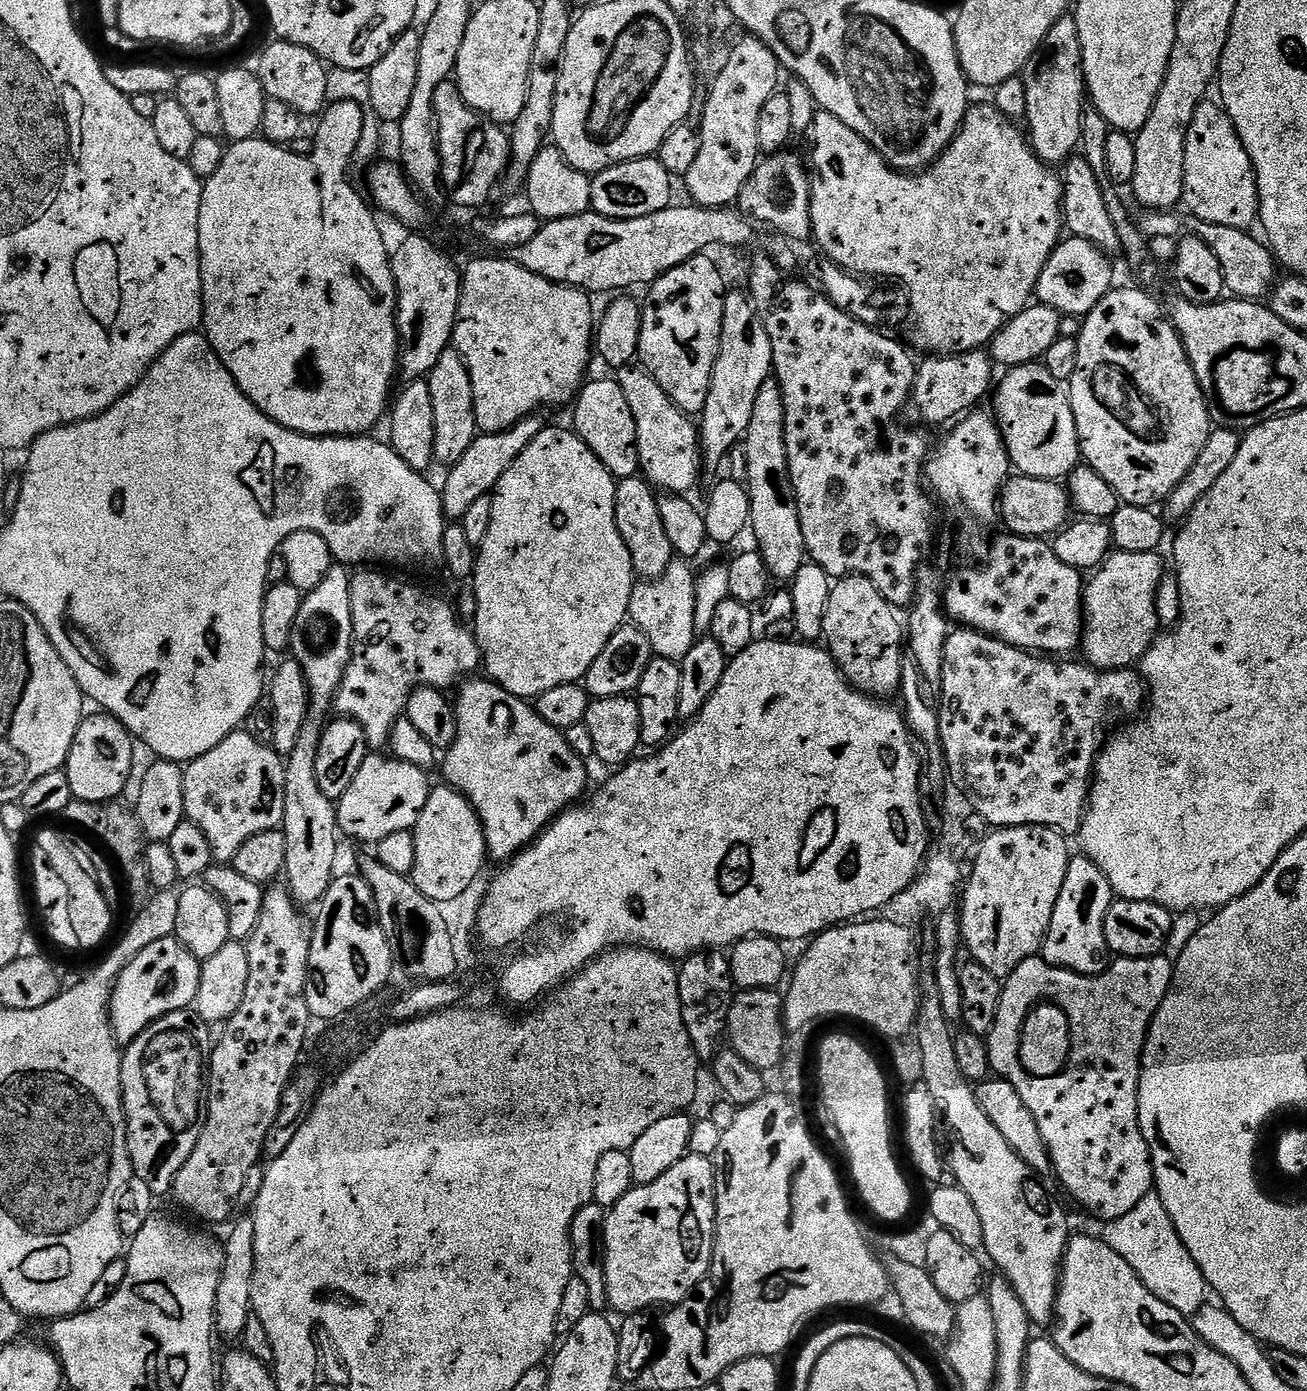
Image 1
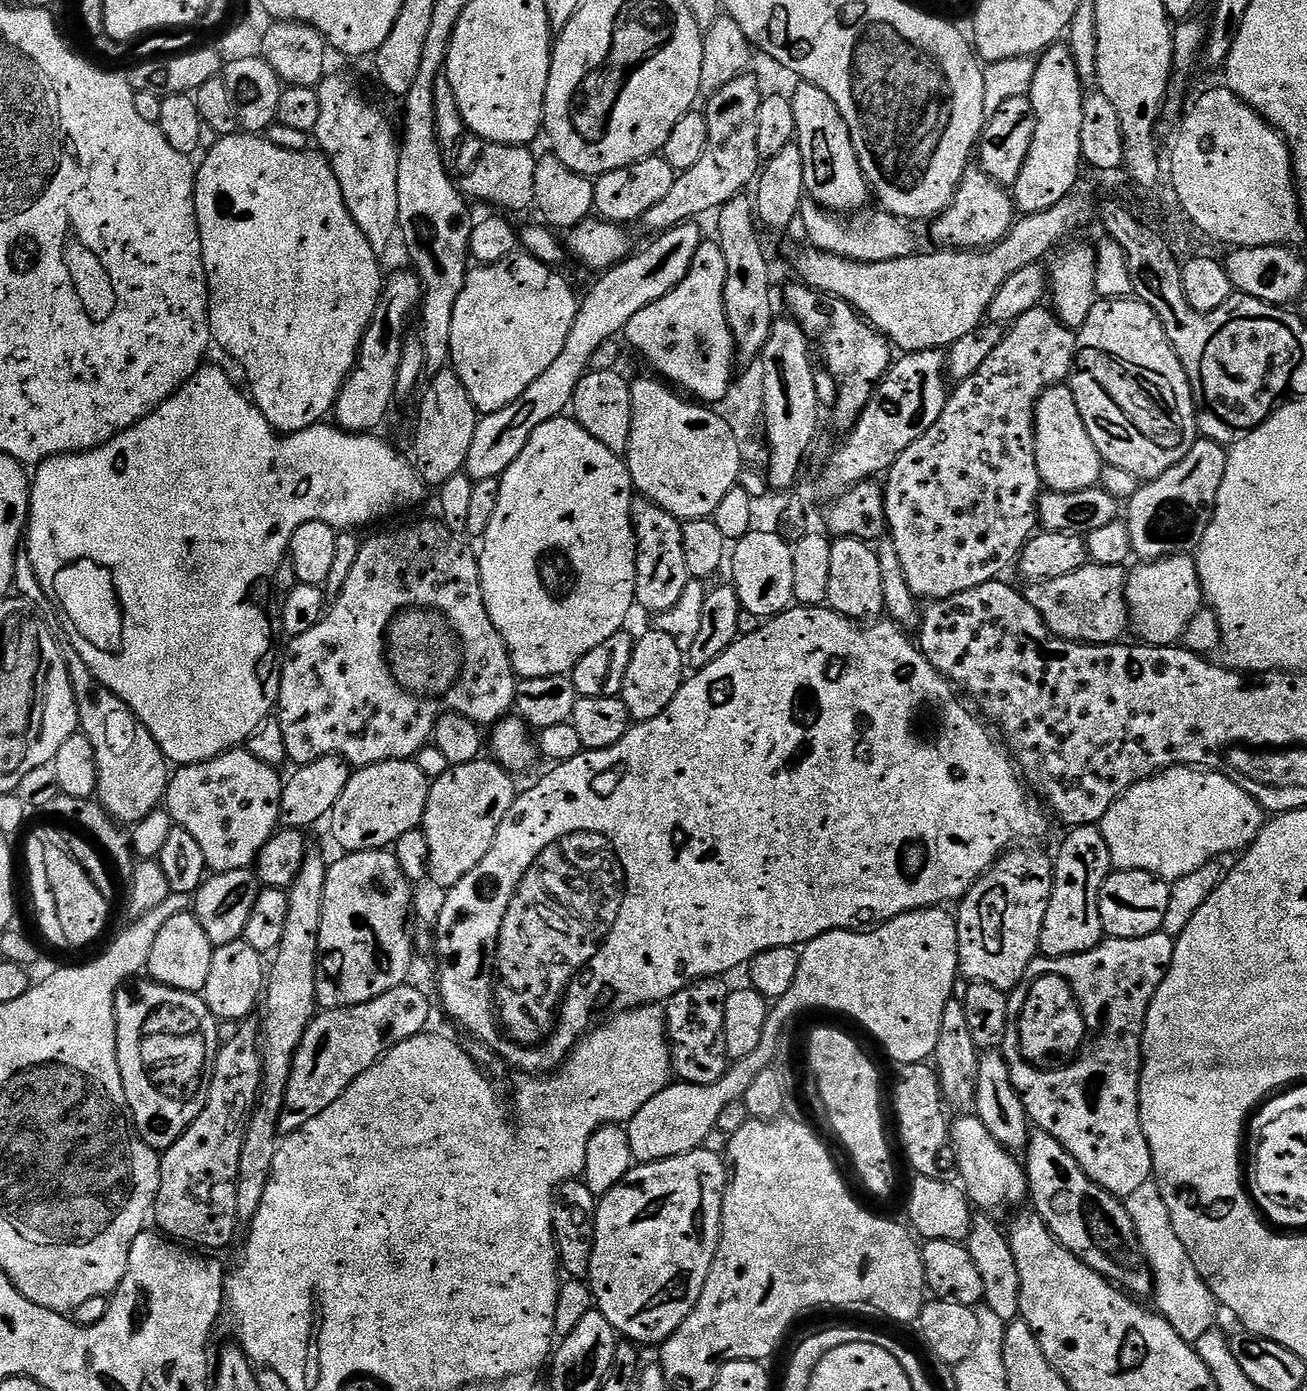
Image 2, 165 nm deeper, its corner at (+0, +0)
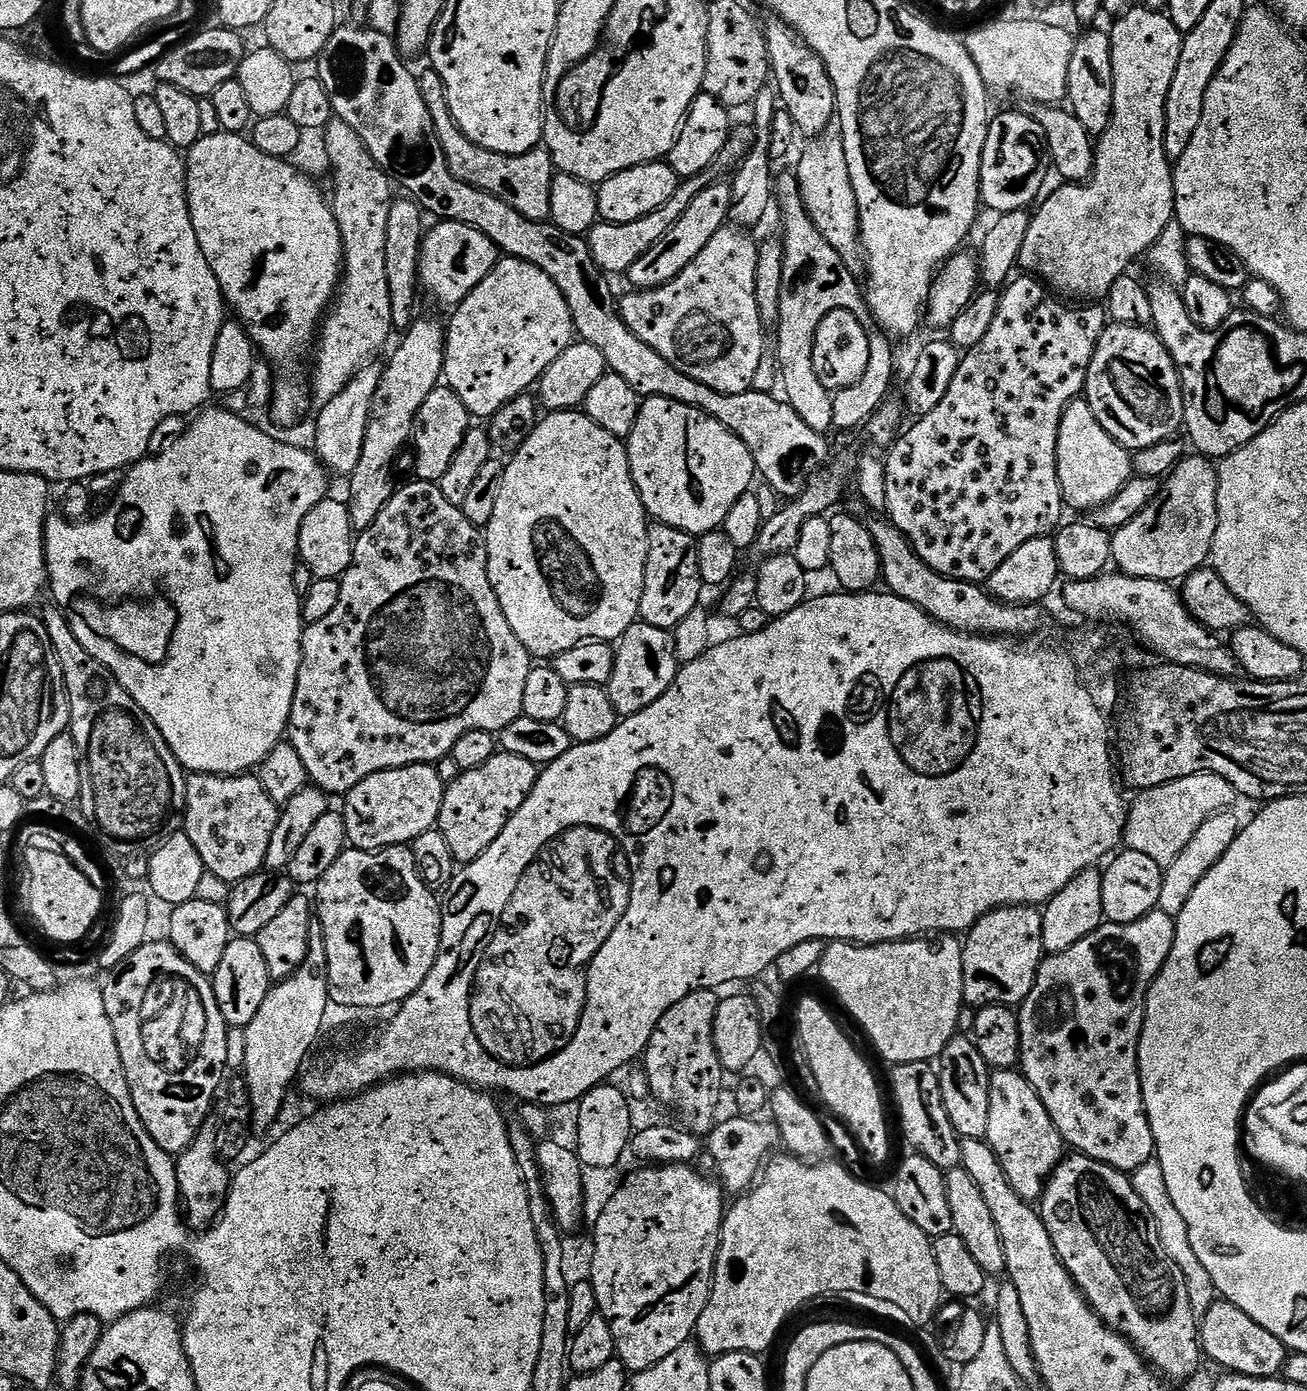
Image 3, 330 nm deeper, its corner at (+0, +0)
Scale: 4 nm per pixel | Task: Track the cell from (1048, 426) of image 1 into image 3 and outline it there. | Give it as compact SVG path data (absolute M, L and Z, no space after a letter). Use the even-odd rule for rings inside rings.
M1084 398L1072 400L1070 406L1064 409L1062 422L1058 426L1056 465L1065 505L1085 514L1108 504L1110 498L1122 491L1134 476L1132 453L1114 442L1106 430L1102 430L1102 422L1094 418L1094 410L1090 410Z

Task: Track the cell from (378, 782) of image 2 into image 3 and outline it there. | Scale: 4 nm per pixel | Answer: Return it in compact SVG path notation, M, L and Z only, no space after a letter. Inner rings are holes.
M411 764L405 768L391 768L378 774L370 774L370 778L358 782L358 786L354 786L354 790L350 790L342 800L342 815L346 822L349 845L361 848L364 852L379 852L380 849L395 844L411 845L419 836L437 827L445 787L442 778L438 778L436 769L431 764Z

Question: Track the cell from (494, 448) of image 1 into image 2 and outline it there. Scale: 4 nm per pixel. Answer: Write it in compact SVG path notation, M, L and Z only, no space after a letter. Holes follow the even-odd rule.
M685 222L657 235L649 248L642 249L640 253L637 251L621 264L609 268L597 279L600 281L582 296L576 309L576 321L574 326L570 326L570 338L566 338L562 354L554 358L552 365L542 373L542 378L534 378L519 398L510 402L510 406L477 419L474 442L470 442L470 454L466 454L464 463L464 472L473 482L503 476L514 458L526 450L530 434L534 434L542 422L550 422L555 416L569 411L574 390L591 369L596 351L606 341L616 340L638 310L646 310L650 302L658 302L658 298L670 294L670 290L686 278L694 262L694 254L698 254L698 246L702 243L700 228L696 224L699 223Z

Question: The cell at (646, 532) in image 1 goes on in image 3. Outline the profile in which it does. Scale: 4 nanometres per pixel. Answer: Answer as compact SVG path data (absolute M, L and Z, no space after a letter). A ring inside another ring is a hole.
M656 522L648 530L646 582L640 603L640 620L650 626L674 630L690 610L701 607L700 591L706 585L698 570L697 537L674 526Z

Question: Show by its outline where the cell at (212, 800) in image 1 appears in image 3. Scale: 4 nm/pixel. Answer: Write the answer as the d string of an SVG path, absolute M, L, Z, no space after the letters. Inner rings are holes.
M198 772L187 777L188 785L186 786L186 802L184 803L184 819L182 821L182 831L188 835L190 842L194 842L194 850L198 850L199 856L202 858L205 869L209 873L212 872L220 880L225 880L228 886L237 884L239 880L245 880L254 875L255 872L261 871L266 862L266 849L270 846L270 837L274 835L274 826L278 826L278 818L281 809L270 798L270 794L266 794L266 790L262 790L262 782L259 775L241 774L238 776L215 776L209 772Z

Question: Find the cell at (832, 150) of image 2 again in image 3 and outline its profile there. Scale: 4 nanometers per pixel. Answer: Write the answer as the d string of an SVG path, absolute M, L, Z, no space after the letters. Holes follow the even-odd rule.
M772 18L769 21L768 25L763 25L762 31L768 47L771 75L774 77L779 103L783 111L792 115L796 131L801 137L818 136L826 130L832 116L837 115L836 91L830 82L830 74L822 58L818 58L818 54L814 54L814 50L808 48L807 42L797 36L789 24L785 24L779 18Z

